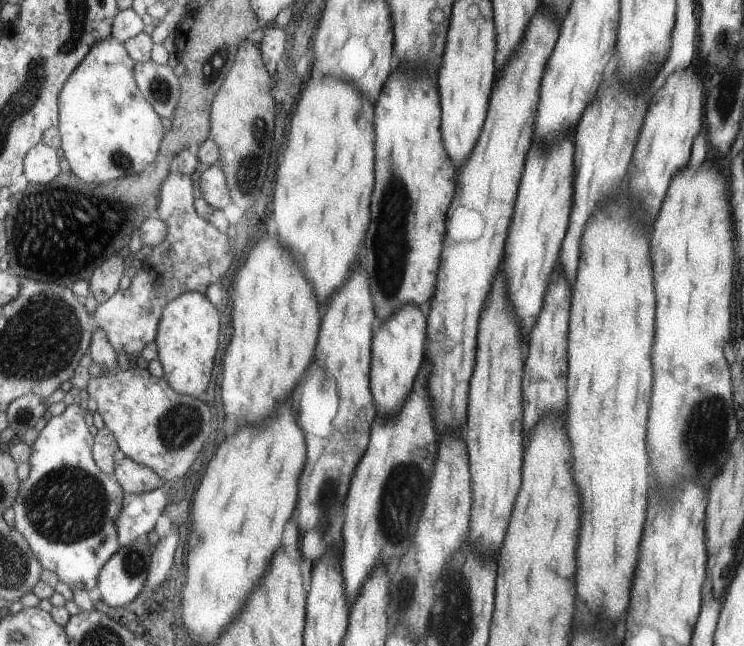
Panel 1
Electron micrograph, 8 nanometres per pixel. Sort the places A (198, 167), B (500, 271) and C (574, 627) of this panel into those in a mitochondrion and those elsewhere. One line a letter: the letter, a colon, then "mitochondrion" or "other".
A: other
B: other
C: other

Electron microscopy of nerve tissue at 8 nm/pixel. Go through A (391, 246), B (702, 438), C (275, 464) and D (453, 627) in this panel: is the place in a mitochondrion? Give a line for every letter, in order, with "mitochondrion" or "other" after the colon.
A: mitochondrion
B: mitochondrion
C: other
D: mitochondrion

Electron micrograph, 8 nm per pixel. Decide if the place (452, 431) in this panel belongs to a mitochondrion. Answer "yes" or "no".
no

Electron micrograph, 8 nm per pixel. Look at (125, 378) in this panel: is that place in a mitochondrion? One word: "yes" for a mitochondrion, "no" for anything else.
no

